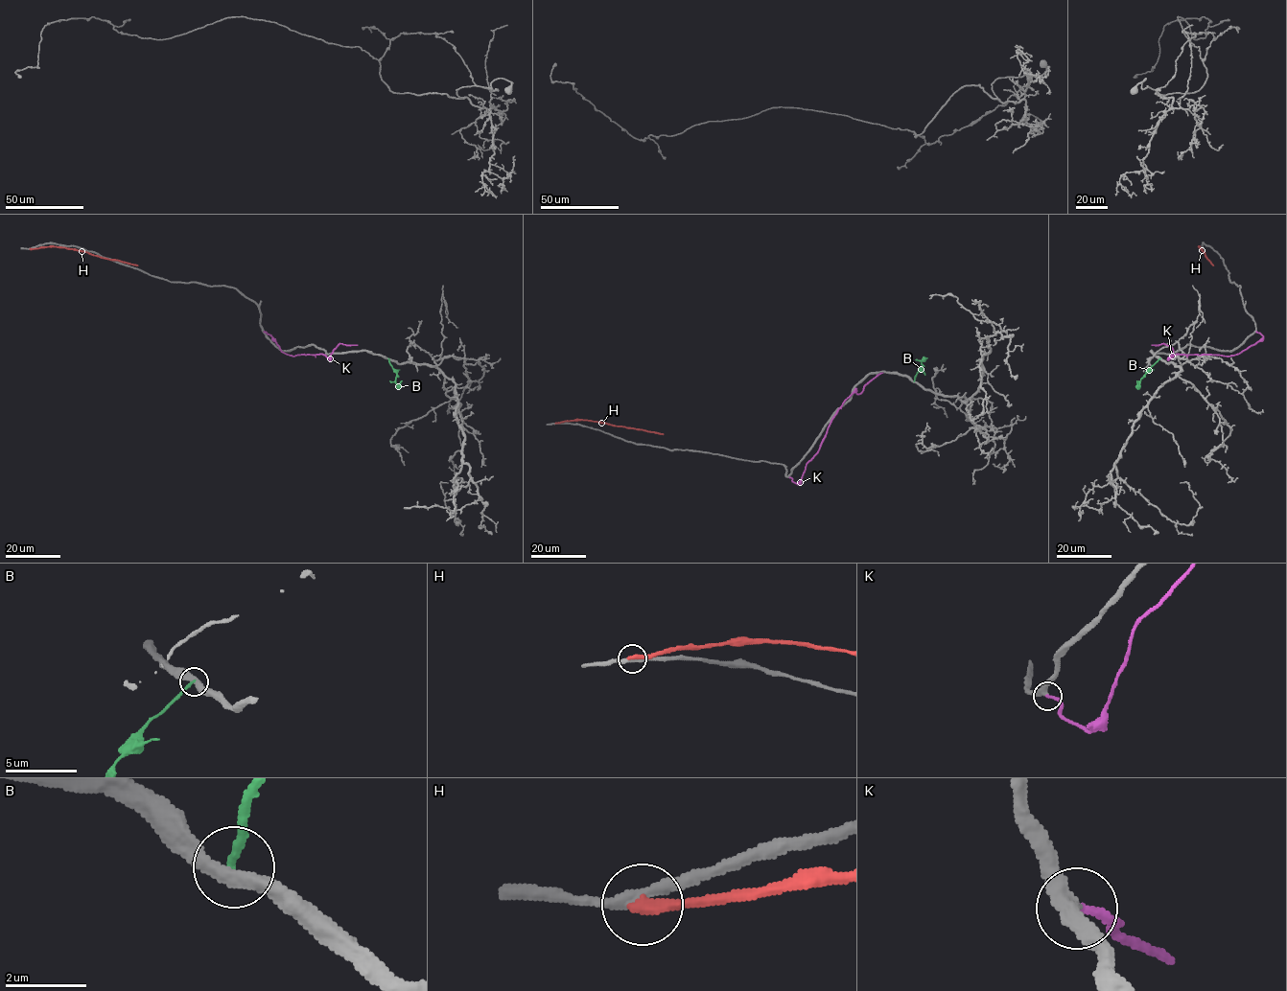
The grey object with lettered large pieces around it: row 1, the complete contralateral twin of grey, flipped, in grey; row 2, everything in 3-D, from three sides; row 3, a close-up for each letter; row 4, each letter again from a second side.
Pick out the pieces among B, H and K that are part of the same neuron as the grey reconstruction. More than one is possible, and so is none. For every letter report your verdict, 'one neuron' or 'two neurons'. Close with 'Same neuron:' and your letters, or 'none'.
B: two neurons
H: two neurons
K: one neuron
Same neuron: K

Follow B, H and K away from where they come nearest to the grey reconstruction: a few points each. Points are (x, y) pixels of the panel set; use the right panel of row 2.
B: (1159, 358), (1138, 385), (1137, 380)
H: (1202, 249), (1213, 265)
K: (1256, 332), (1263, 336), (1230, 356), (1175, 354), (1172, 357), (1173, 349), (1168, 345), (1152, 345)

